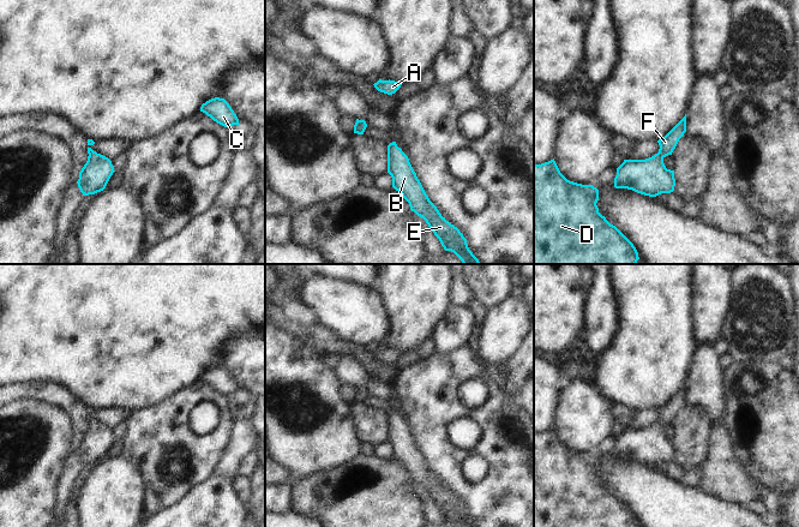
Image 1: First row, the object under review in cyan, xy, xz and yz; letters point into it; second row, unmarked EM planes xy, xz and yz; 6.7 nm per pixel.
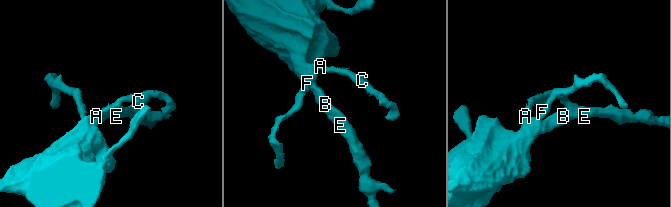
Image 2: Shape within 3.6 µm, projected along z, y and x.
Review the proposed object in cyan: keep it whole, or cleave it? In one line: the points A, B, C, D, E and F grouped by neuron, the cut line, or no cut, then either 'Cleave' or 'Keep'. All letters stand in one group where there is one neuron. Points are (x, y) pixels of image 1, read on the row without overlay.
Groups: A B C D E F. No split. Keep

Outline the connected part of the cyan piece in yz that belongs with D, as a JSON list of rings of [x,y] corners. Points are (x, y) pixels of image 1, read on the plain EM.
[[[554,427],[534,433],[534,527],[639,527],[633,513],[599,481],[597,469],[596,456],[567,449]]]

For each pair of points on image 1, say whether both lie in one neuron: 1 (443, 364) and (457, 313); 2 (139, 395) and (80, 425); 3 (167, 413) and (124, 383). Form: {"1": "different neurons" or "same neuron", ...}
{"1": "different neurons", "2": "different neurons", "3": "different neurons"}

